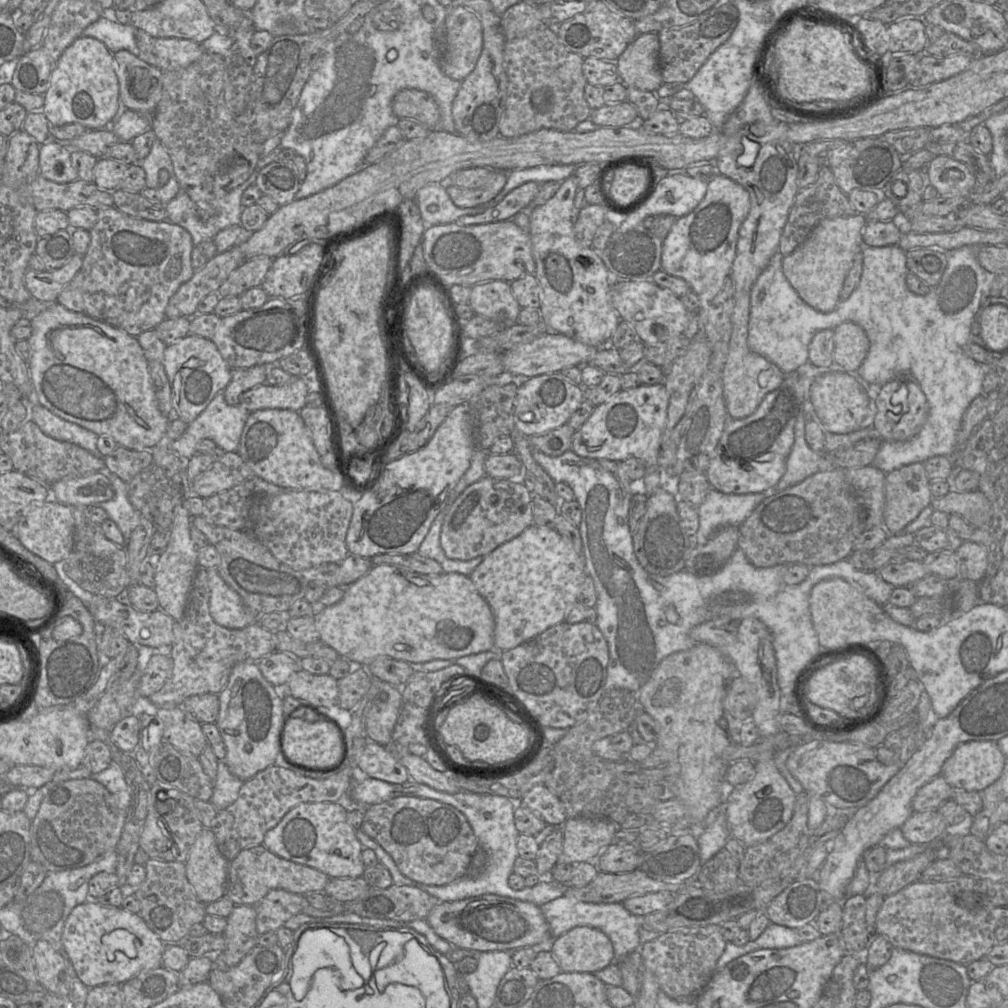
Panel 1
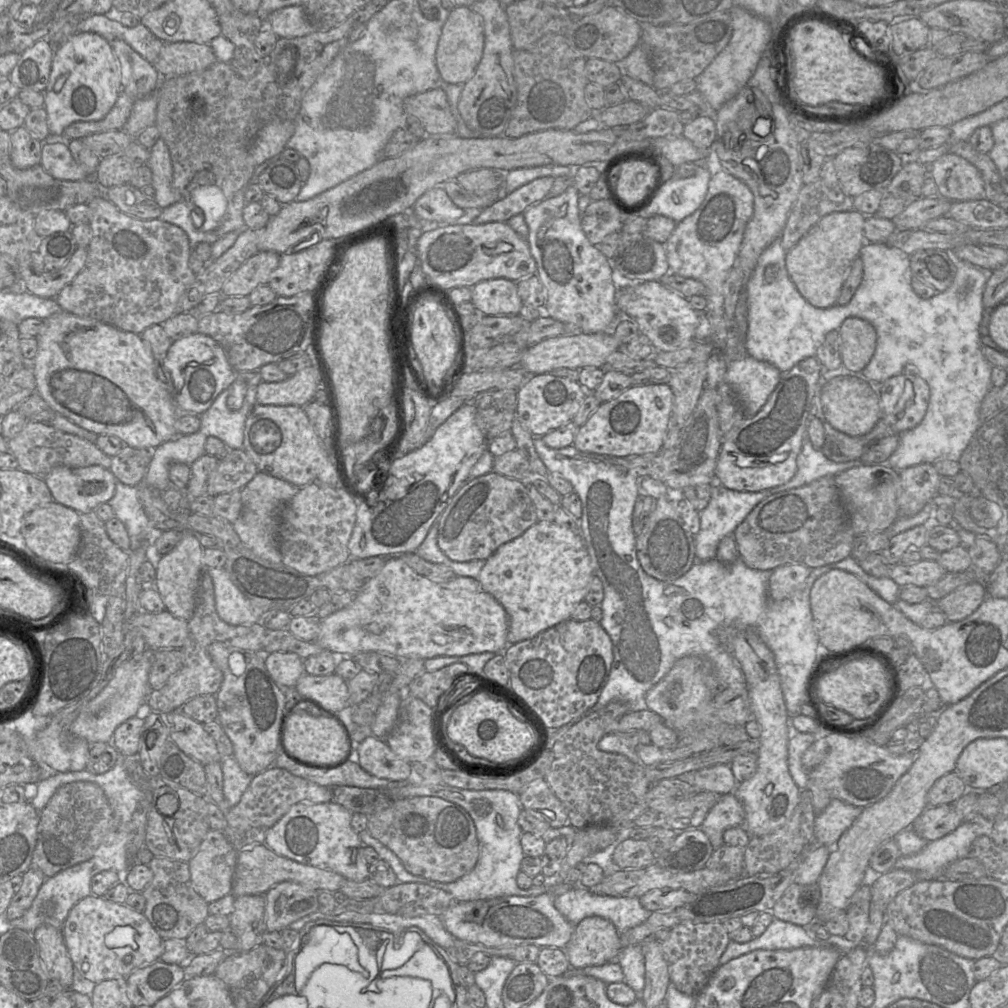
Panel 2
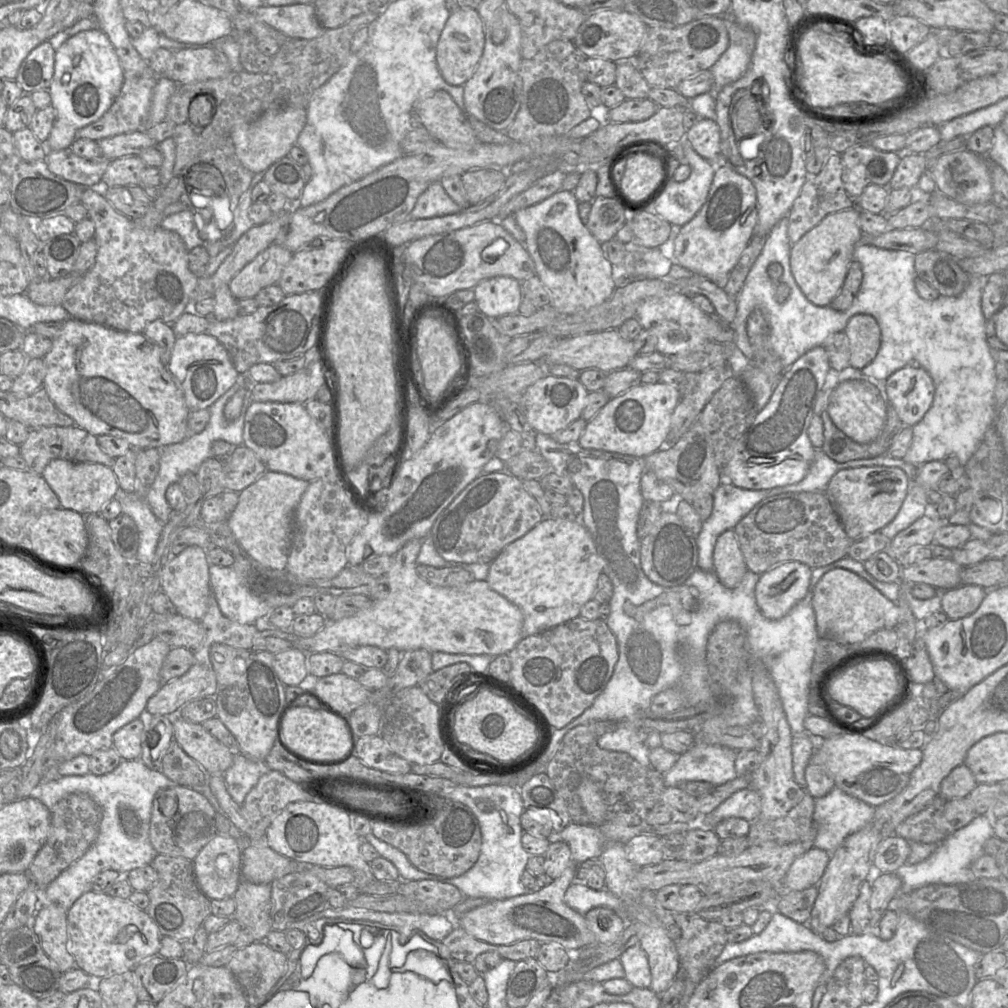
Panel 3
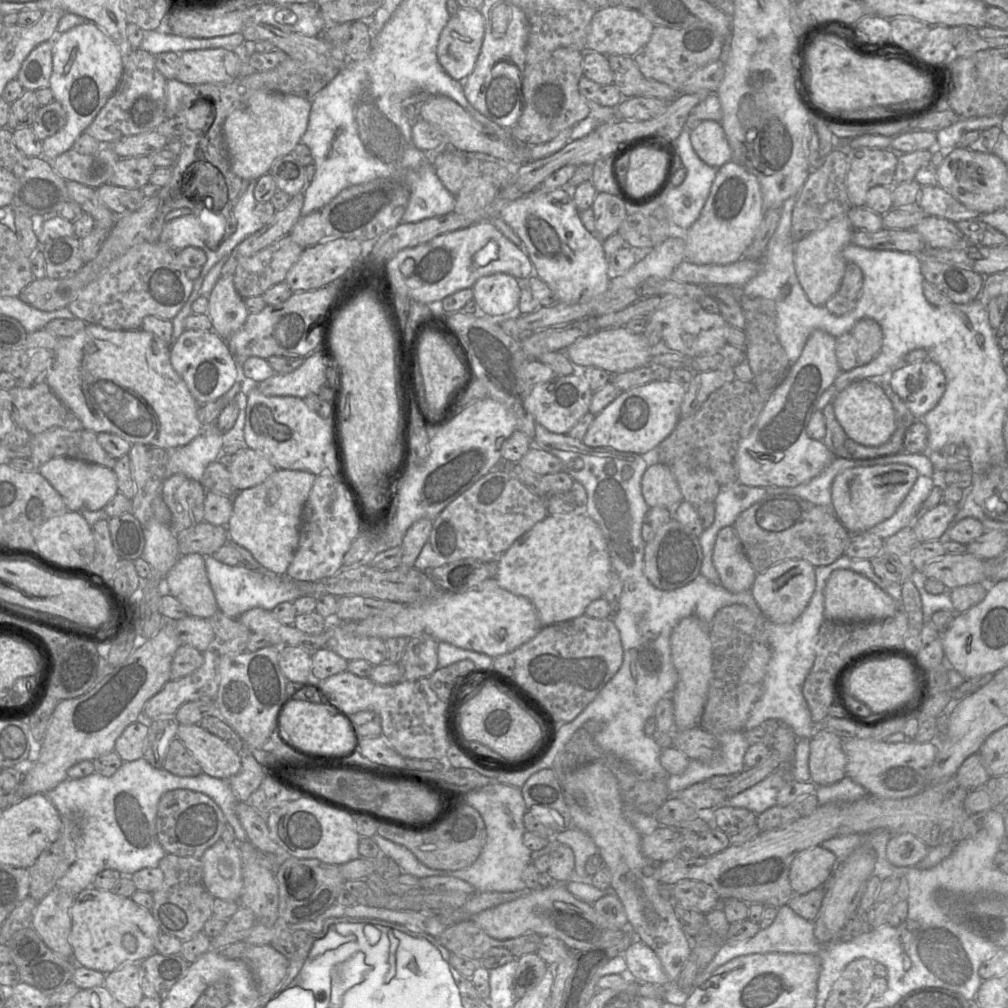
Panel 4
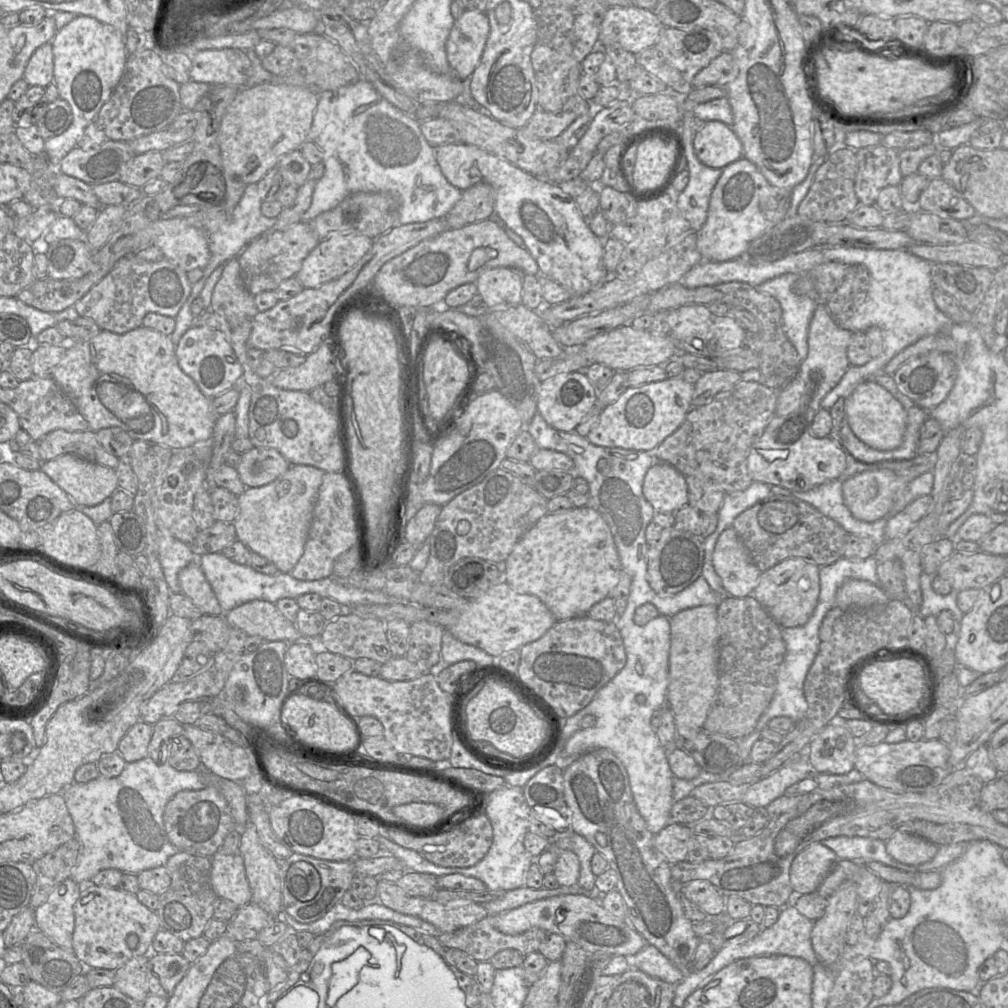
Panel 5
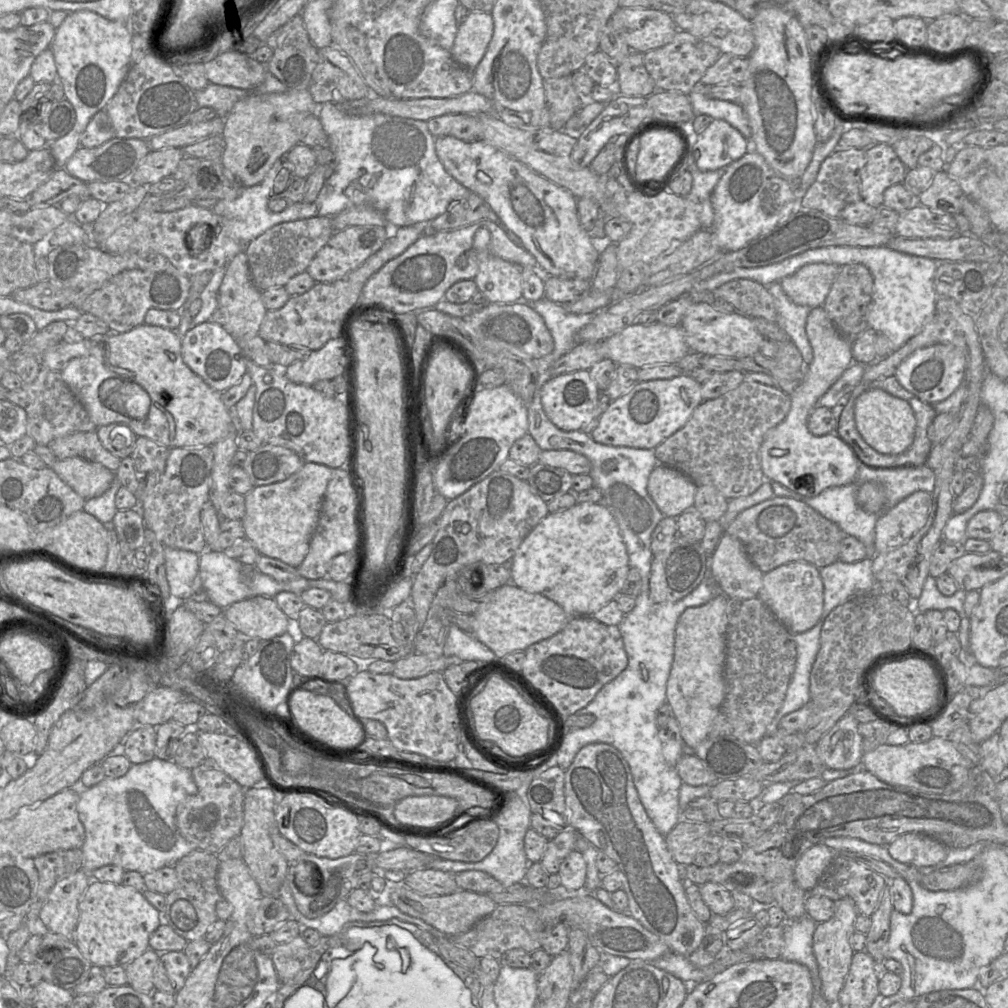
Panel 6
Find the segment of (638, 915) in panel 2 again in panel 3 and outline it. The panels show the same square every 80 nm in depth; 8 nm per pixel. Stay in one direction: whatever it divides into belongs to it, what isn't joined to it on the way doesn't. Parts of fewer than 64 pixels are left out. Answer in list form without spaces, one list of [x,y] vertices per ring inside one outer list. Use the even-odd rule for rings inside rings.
[[[572,883],[565,892],[565,903],[578,913],[585,915],[596,907],[606,907],[630,920],[625,904],[607,889],[594,890],[578,883]]]

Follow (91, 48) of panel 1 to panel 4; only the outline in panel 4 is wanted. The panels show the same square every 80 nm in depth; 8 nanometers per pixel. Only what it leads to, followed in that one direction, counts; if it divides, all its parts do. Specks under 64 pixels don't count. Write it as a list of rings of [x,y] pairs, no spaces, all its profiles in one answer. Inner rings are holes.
[[[91,21],[75,26],[56,37],[52,46],[52,62],[53,69],[49,87],[53,92],[54,100],[65,109],[67,121],[59,131],[42,141],[42,157],[48,161],[54,160],[57,156],[73,148],[76,139],[92,123],[116,90],[124,70],[124,57],[117,45],[102,28]]]

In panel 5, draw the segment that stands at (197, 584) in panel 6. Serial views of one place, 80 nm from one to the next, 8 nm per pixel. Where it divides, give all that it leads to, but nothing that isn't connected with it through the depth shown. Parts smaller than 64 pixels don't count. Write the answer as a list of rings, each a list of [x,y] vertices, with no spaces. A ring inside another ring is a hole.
[[[159,531],[159,556],[165,580],[171,593],[180,593],[179,572],[197,557],[189,545],[174,538],[169,533]]]

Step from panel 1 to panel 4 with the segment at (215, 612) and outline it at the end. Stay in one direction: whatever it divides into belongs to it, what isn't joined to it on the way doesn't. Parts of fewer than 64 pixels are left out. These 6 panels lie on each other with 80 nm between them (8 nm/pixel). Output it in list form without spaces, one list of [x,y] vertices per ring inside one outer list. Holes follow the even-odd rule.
[[[212,555],[204,556],[205,567],[207,576],[214,592],[216,602],[220,611],[226,616],[237,619],[244,612],[252,608],[263,608],[272,611],[278,604],[282,602],[293,602],[297,598],[308,595],[308,592],[304,591],[304,584],[311,582],[298,582],[288,578],[286,575],[276,575],[271,571],[253,571],[243,565],[229,566],[216,560]]]

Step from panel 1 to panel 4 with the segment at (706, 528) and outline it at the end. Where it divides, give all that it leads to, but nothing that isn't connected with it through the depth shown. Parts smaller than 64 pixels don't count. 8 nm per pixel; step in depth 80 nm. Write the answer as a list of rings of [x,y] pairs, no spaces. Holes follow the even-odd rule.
[[[734,482],[720,486],[714,501],[715,519],[713,524],[703,530],[699,536],[703,560],[700,574],[709,581],[719,584],[719,575],[713,565],[712,555],[718,532],[727,526],[733,526],[737,517],[750,506],[767,495],[763,487],[747,486]]]

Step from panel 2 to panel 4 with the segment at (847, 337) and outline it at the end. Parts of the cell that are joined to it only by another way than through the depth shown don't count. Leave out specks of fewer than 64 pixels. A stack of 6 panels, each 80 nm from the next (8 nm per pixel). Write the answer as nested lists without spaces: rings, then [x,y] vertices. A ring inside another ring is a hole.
[[[862,318],[853,326],[850,333],[858,343],[858,366],[871,362],[880,352],[883,332],[880,325],[871,318]]]

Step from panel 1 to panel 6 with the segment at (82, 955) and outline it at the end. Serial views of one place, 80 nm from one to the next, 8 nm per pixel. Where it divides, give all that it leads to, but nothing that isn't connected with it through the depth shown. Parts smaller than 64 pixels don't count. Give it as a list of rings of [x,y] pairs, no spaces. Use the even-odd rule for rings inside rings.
[[[92,880],[79,905],[74,943],[94,966],[126,966],[149,948],[151,934],[160,926],[160,912],[130,886]]]

